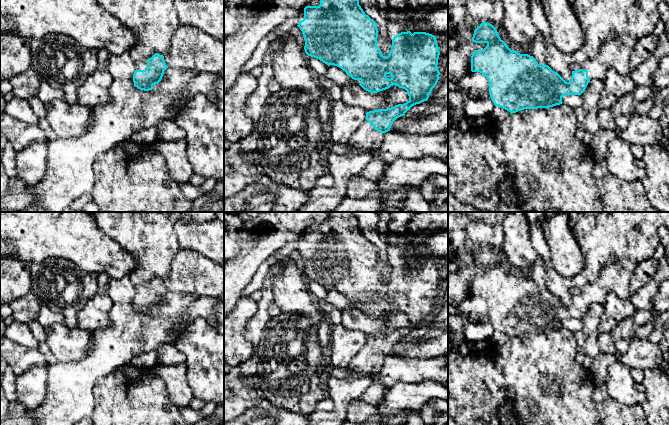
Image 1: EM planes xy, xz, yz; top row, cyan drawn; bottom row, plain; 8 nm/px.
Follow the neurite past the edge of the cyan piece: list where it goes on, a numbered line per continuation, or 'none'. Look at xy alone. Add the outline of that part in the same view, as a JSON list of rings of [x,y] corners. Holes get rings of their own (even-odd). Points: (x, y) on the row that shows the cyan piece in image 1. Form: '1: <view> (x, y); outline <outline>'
1: xy (140, 65); outline [[[147,60],[136,62],[136,69],[137,70],[145,70],[145,69],[147,69]]]

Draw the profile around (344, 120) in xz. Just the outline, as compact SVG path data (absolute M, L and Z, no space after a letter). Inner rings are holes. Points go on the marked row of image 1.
M341 100L333 101L328 141L319 148L319 163L324 169L324 175L329 174L326 154L330 152L330 147L334 144L347 144L350 137L365 120L366 113L362 108L346 105Z

